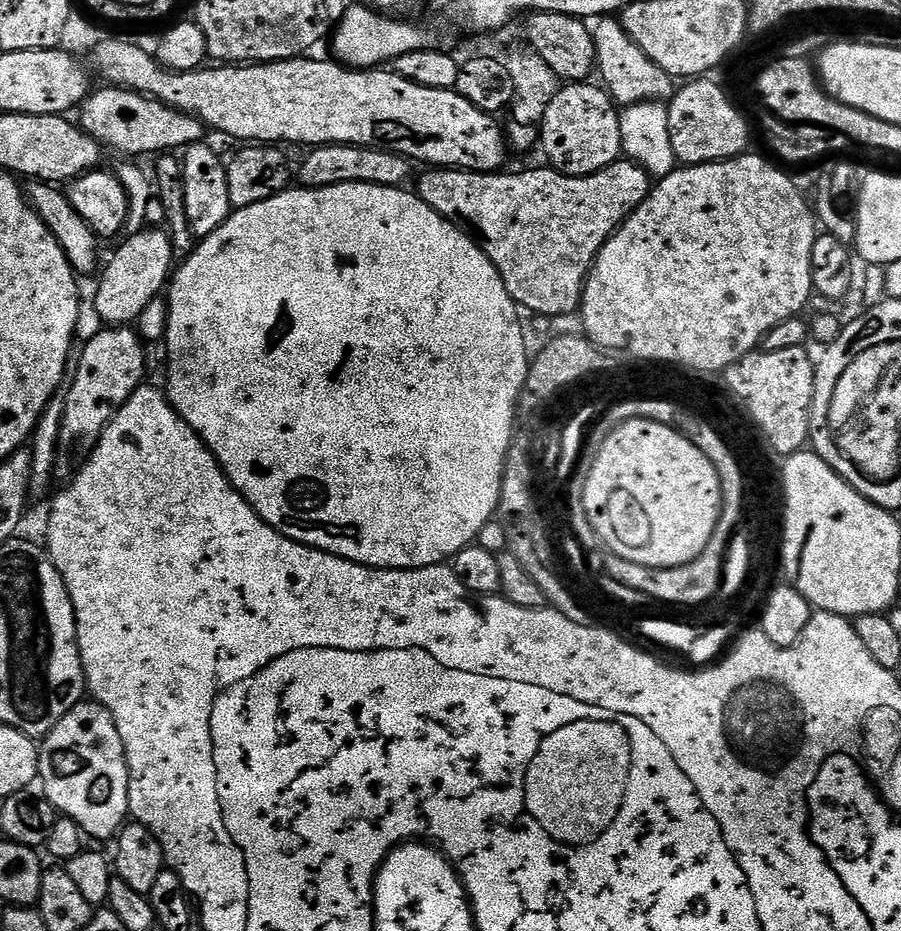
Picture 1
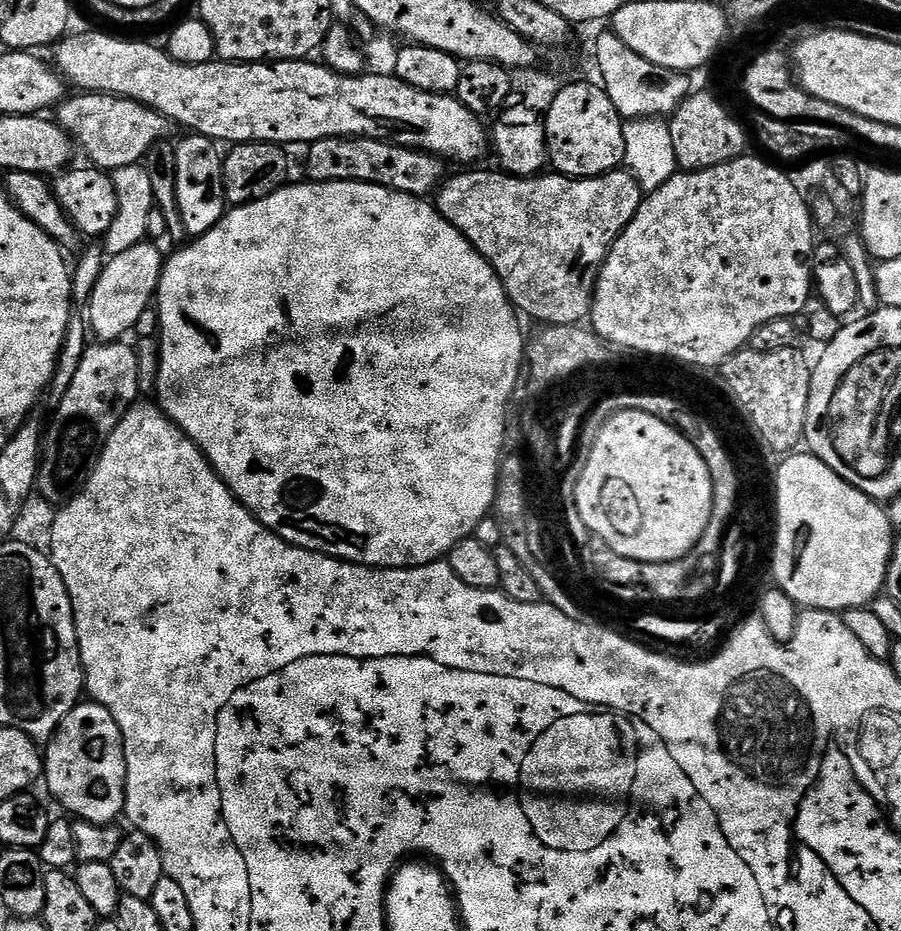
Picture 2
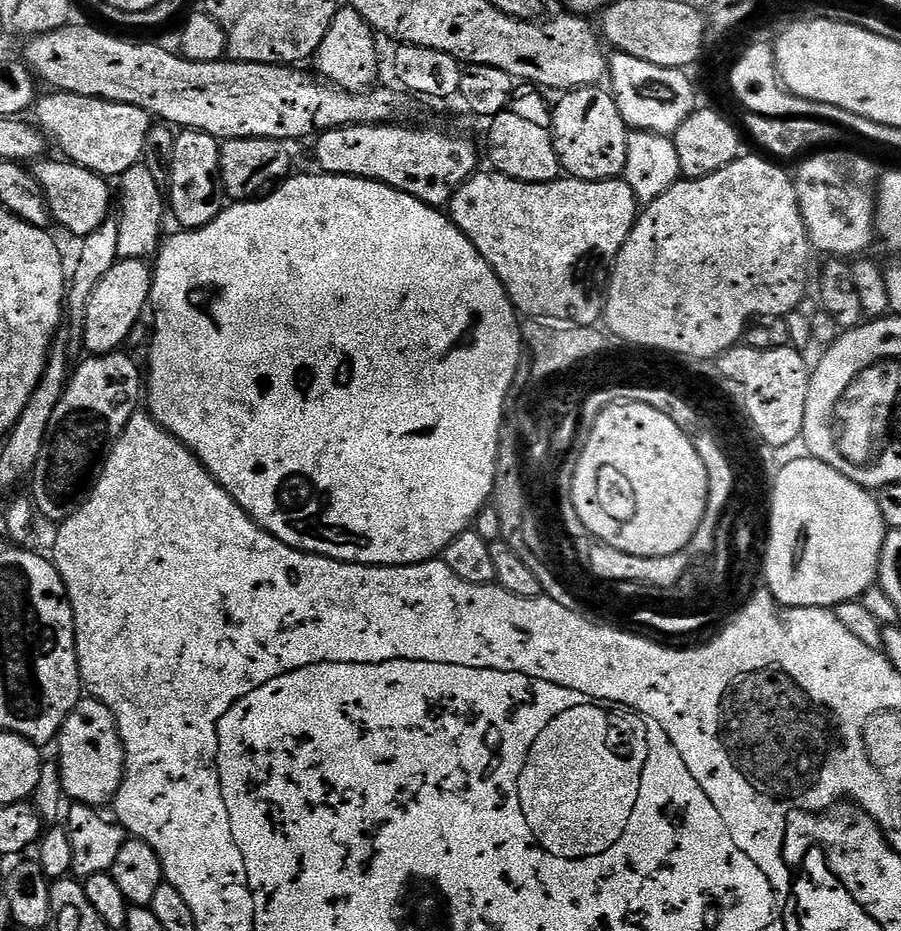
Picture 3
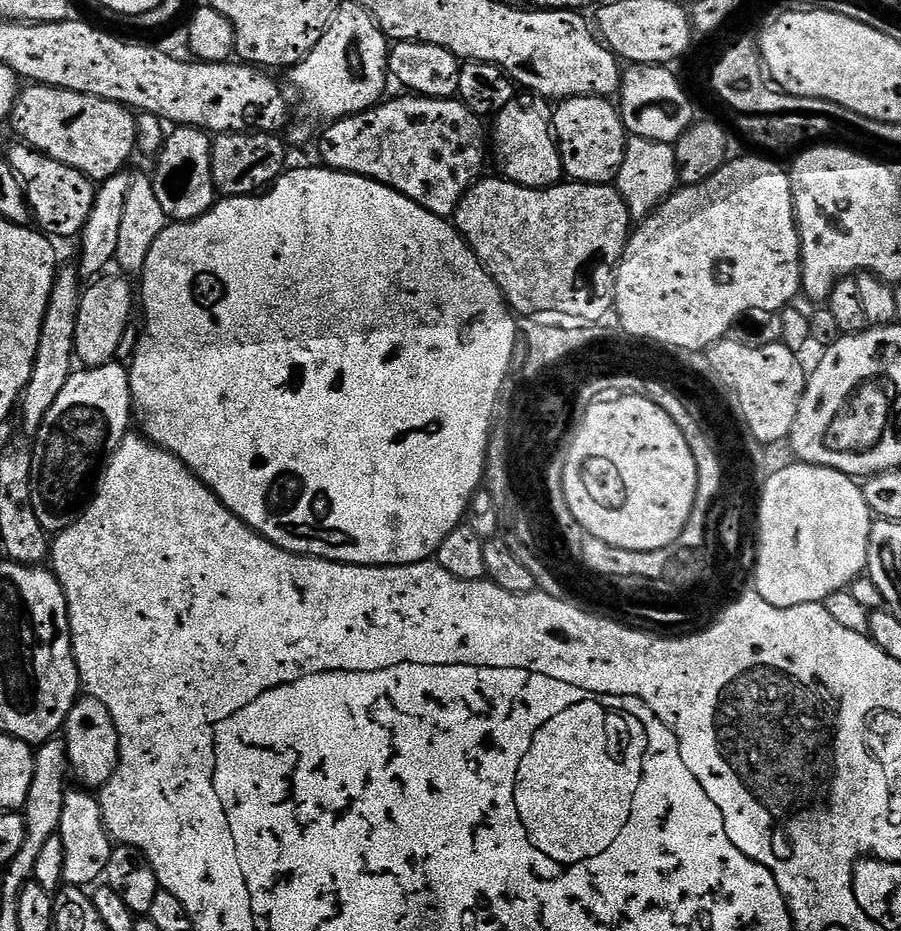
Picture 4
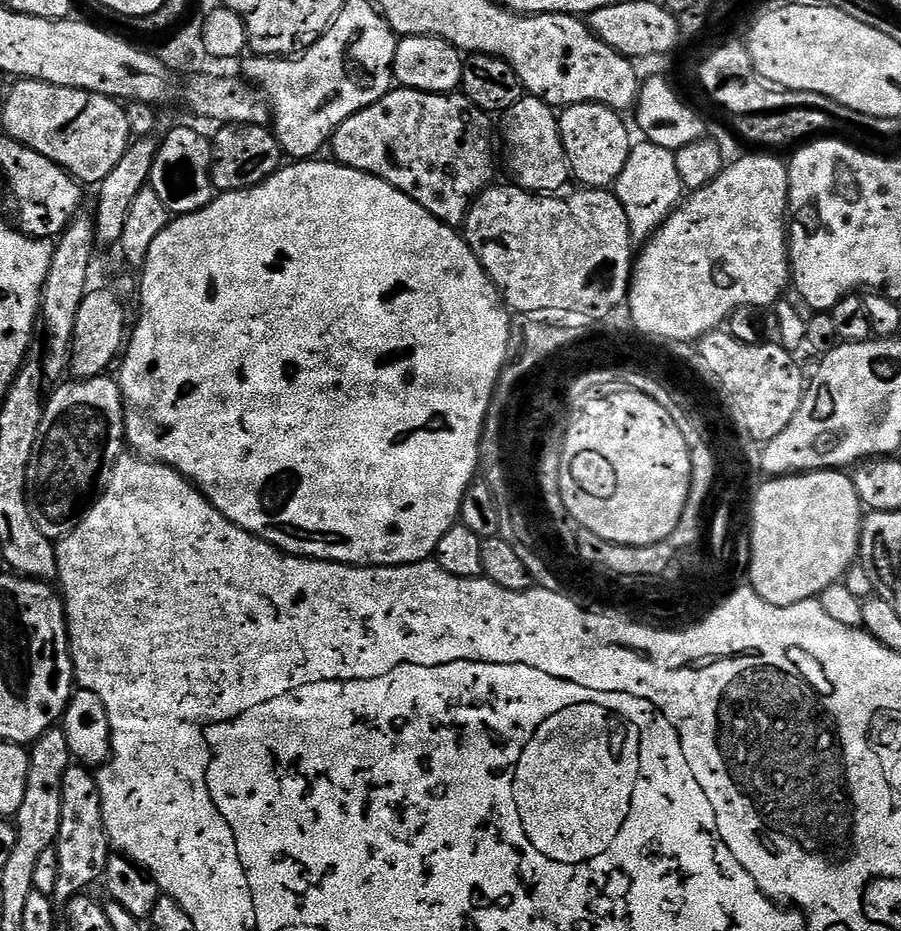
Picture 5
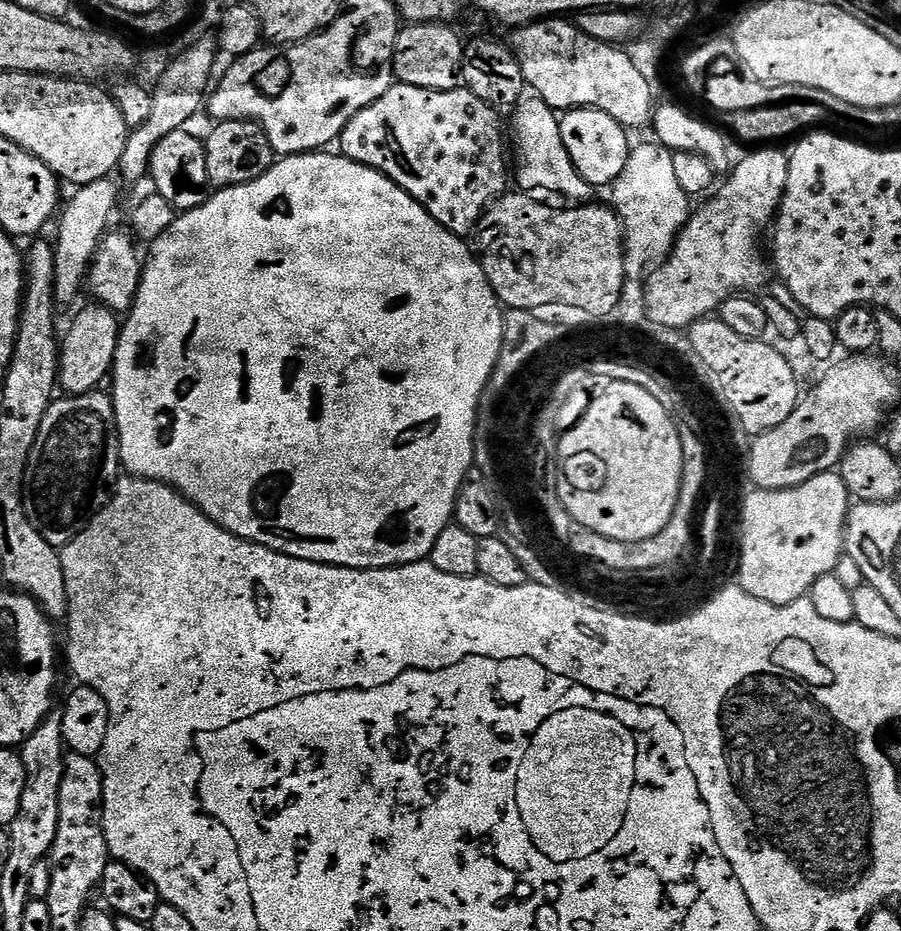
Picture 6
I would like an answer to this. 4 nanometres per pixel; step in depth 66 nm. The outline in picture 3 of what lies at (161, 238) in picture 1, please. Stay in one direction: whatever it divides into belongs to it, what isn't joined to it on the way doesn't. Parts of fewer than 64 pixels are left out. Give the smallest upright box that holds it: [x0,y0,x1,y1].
[84,259,152,356]

